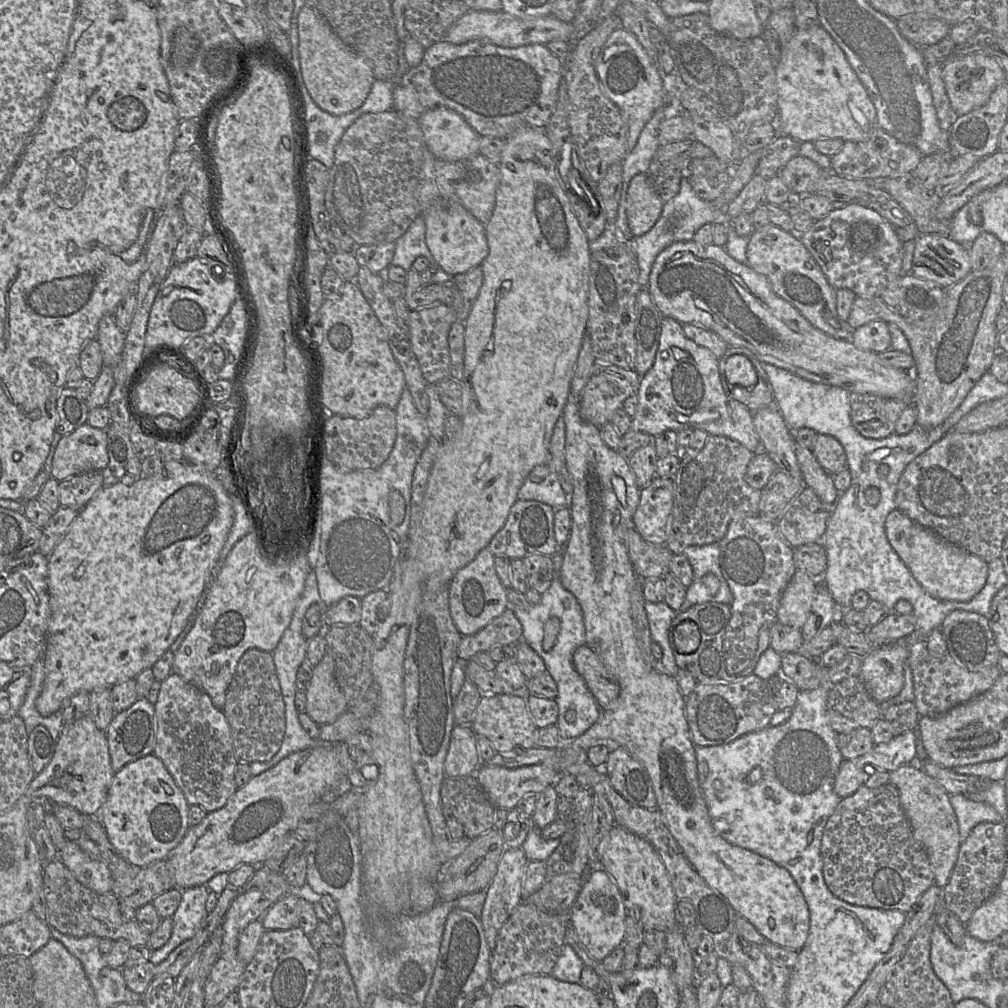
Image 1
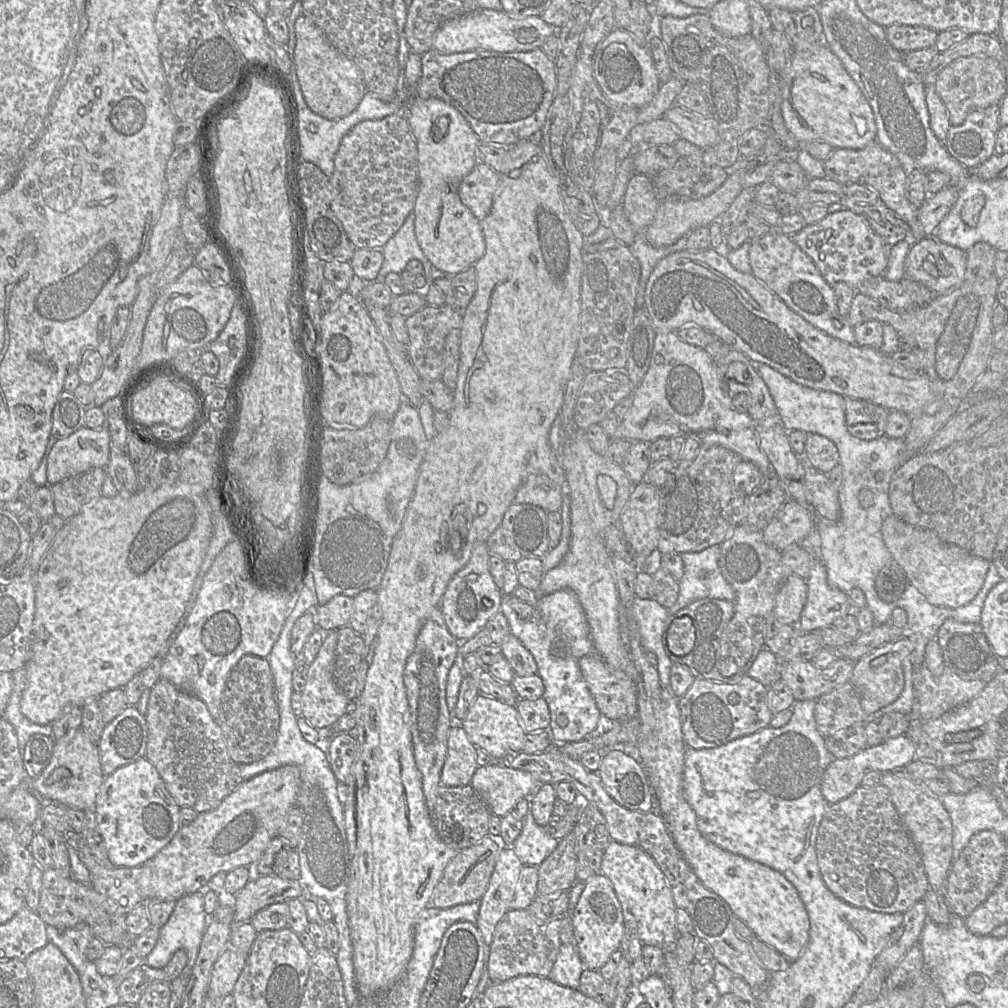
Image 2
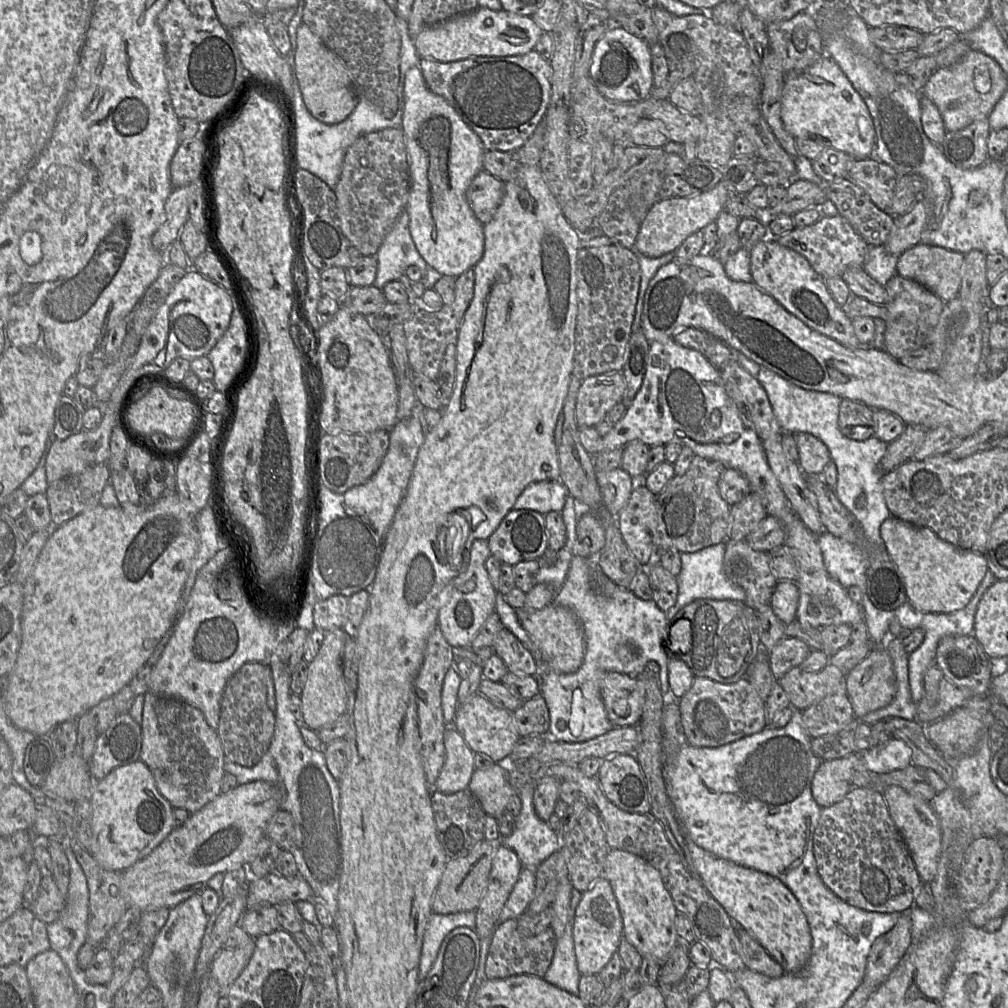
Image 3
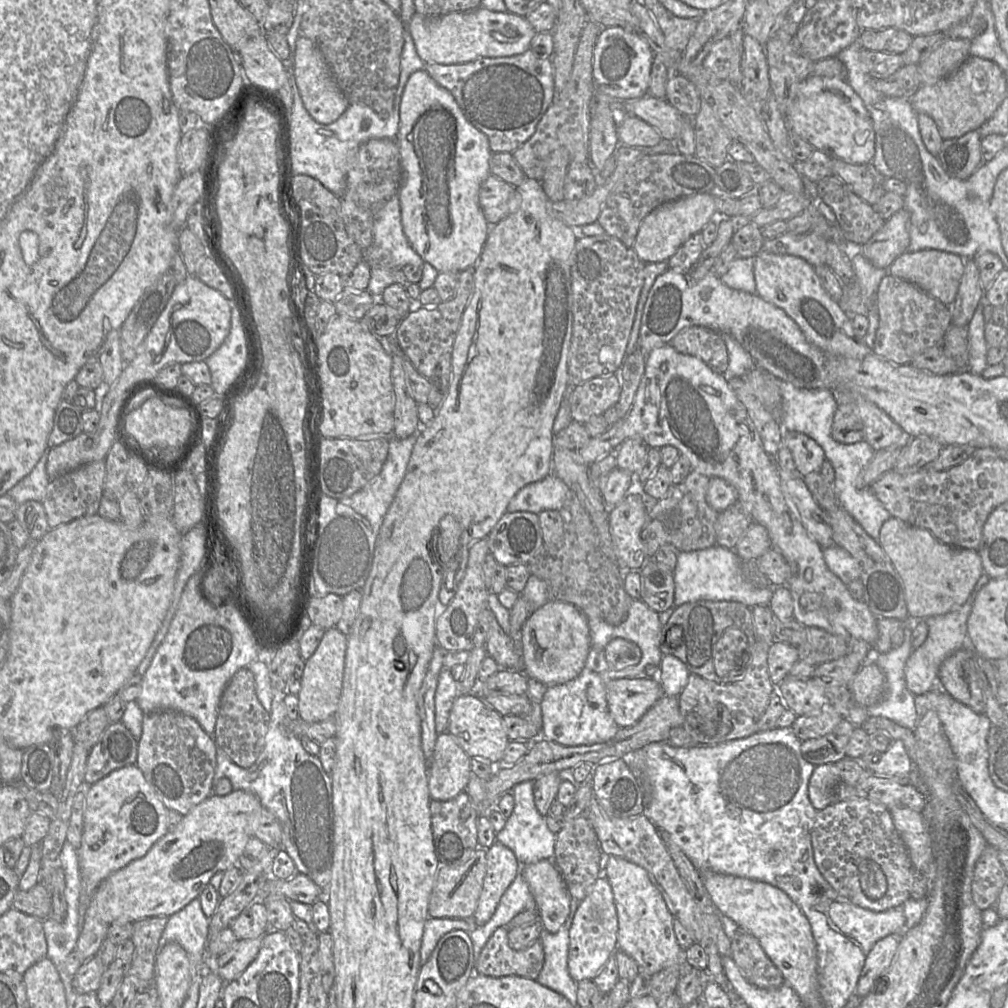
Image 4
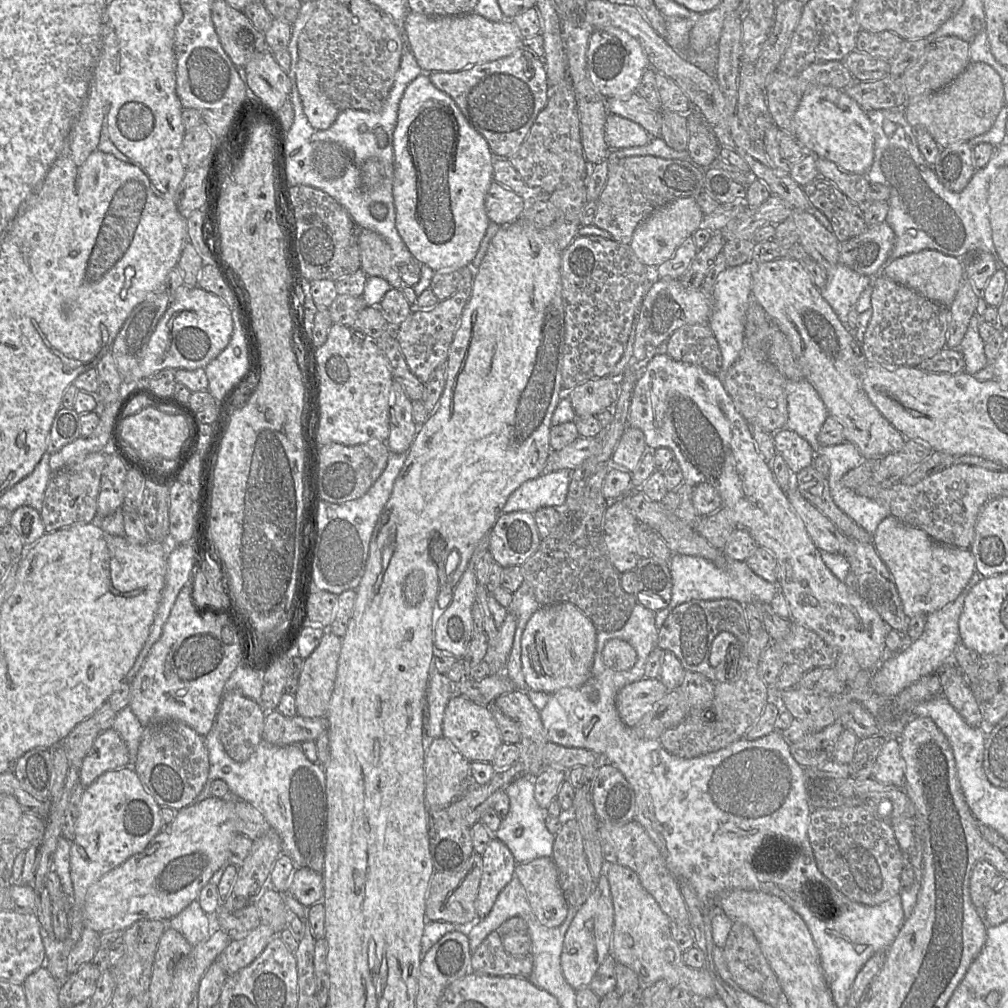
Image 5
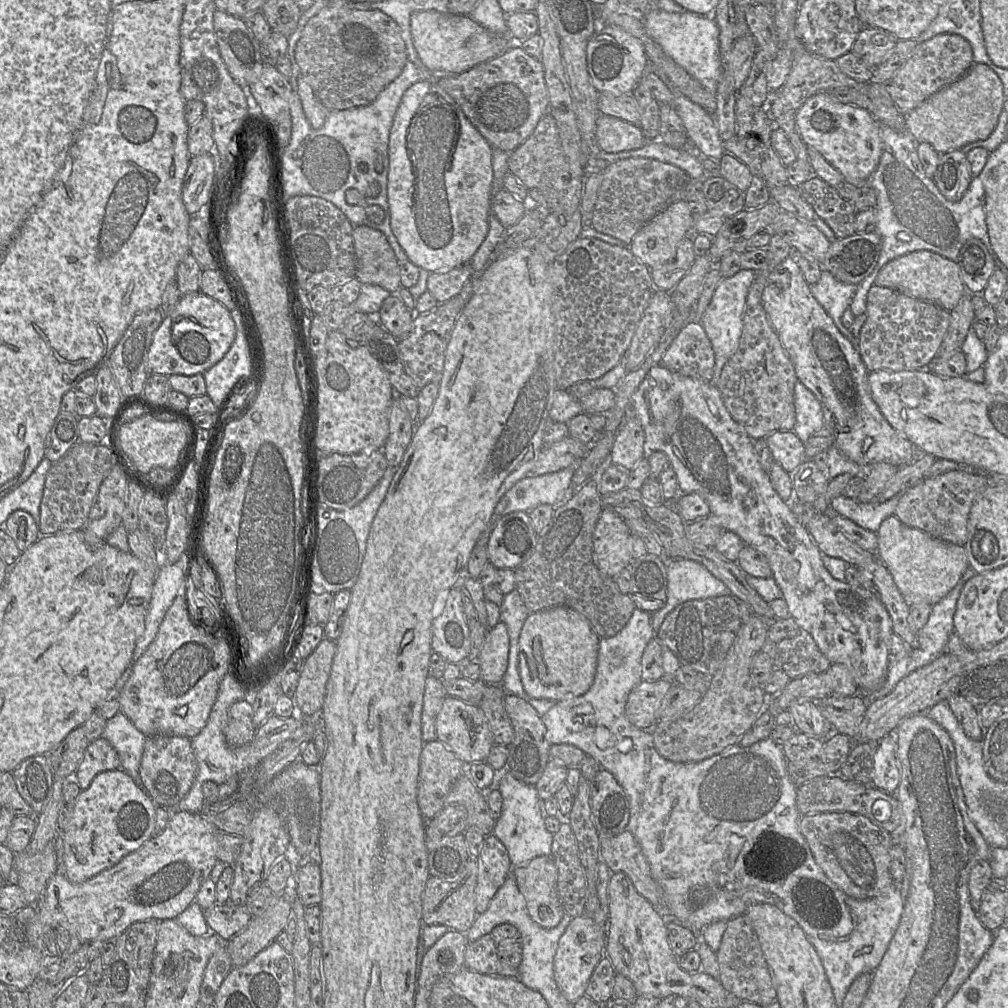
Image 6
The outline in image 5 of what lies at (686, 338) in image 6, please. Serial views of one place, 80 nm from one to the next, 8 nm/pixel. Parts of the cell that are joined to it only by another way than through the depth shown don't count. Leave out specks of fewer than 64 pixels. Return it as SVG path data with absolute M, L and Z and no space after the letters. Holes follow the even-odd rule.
M691 324L678 328L665 343L663 351L675 361L699 366L711 374L718 374L722 367L718 342L707 324Z

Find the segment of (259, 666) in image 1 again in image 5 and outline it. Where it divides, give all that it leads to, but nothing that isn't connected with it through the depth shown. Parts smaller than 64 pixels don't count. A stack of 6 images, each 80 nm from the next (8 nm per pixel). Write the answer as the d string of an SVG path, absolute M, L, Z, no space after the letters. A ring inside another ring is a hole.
M239 690L224 692L216 726L226 753L238 763L246 762L262 740L265 712Z

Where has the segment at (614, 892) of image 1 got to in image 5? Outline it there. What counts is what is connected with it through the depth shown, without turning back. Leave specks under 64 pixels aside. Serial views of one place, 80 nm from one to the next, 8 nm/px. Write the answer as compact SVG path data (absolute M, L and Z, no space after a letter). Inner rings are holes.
M605 872L601 874L596 886L586 902L577 910L563 943L561 968L566 981L577 991L589 987L598 968L611 954L614 929L614 906L610 883Z

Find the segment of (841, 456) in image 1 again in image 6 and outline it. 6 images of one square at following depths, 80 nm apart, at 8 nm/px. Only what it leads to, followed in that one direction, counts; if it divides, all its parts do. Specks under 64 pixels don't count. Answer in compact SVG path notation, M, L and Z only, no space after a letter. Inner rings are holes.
M778 430L765 437L774 462L779 463L784 470L792 473L807 459L804 443L793 430Z

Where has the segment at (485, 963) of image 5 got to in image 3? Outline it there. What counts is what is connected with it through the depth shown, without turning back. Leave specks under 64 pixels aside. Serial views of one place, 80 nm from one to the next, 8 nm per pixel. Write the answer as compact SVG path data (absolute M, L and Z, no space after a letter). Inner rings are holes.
M509 919L495 929L485 965L488 979L504 979L521 974L543 977L549 969L557 941L552 928L534 937L524 937L519 933L517 924L517 919Z

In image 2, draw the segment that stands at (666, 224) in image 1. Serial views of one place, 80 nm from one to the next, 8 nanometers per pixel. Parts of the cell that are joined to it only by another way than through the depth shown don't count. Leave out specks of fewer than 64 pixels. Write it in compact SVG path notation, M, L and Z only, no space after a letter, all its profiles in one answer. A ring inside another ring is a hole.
M644 232L636 233L634 242L629 246L641 266L641 276L635 298L636 308L644 307L646 286L657 263L669 254L685 250L686 242L687 236L684 236L672 245L655 248L648 243Z

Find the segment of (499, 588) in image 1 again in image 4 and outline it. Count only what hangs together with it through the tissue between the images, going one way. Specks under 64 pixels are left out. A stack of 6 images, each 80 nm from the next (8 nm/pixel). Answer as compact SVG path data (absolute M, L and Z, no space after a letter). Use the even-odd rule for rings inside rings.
M483 538L474 543L470 549L468 563L463 579L445 611L436 620L436 643L445 651L470 651L473 645L474 629L478 615L488 608L490 591L485 585L483 577L483 561L489 553L488 539Z

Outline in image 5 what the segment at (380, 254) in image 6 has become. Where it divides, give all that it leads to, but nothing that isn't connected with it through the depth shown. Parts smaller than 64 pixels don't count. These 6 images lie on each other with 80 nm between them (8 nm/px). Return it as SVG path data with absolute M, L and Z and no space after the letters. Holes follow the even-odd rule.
M367 228L357 229L357 244L360 250L361 269L367 276L378 276L393 288L402 288L400 265L386 240Z

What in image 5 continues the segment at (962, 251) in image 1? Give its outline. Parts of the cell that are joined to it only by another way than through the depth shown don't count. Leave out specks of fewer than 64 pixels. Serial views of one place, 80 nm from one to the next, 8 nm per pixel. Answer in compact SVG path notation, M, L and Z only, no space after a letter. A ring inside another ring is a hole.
M923 250L893 260L882 271L886 278L904 285L925 298L949 308L964 280L964 268L961 259L945 255L936 250Z

